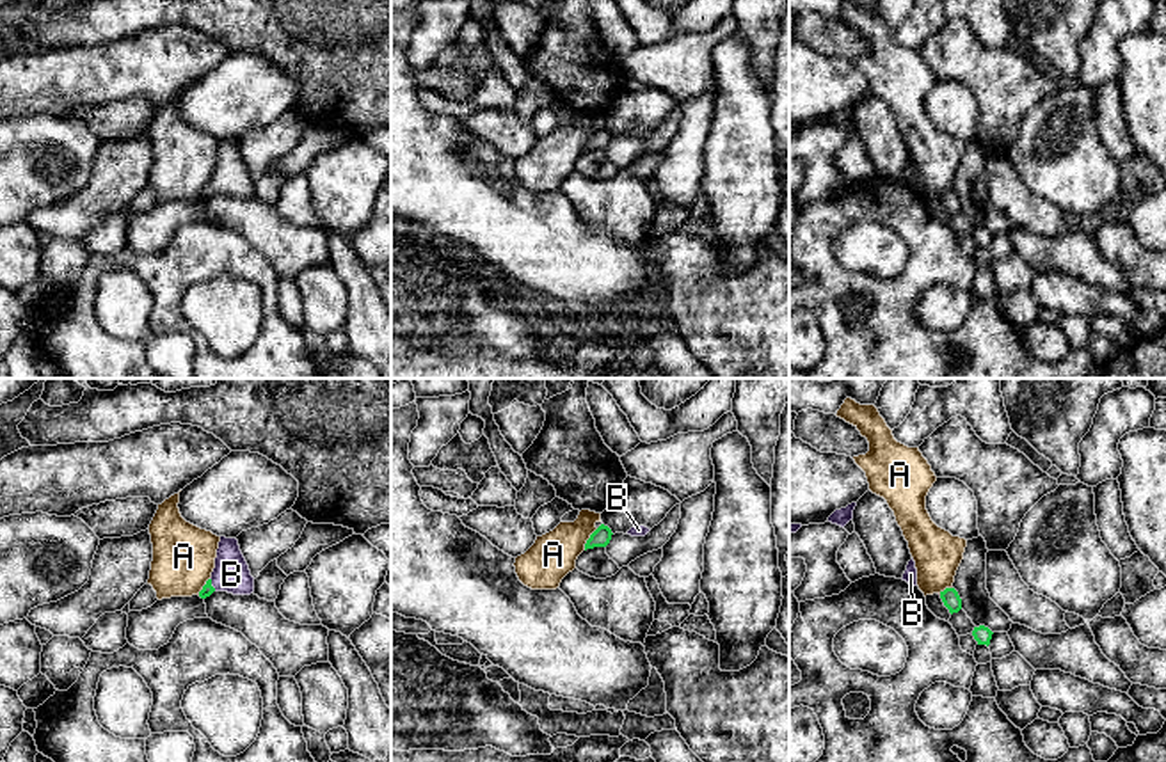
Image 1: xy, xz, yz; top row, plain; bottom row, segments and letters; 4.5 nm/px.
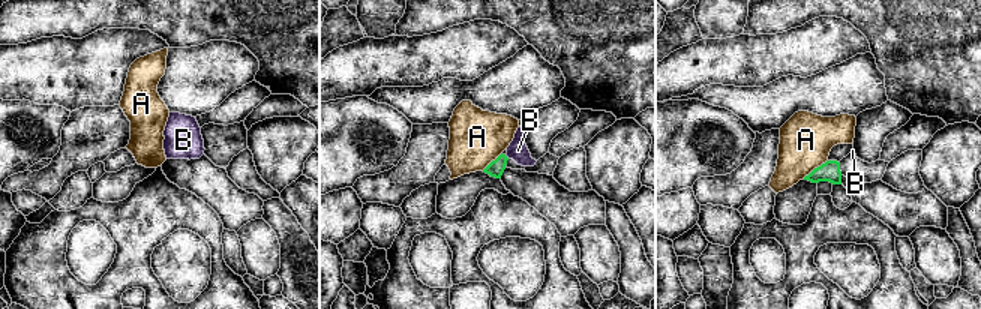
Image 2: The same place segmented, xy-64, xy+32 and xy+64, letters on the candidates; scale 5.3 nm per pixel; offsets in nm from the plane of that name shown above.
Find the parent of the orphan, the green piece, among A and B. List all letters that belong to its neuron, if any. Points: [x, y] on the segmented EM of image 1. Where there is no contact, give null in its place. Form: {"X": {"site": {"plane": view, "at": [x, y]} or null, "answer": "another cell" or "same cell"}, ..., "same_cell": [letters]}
{"A": {"site": {"plane": "xz", "at": [589, 539]}, "answer": "another cell"}, "B": {"site": {"plane": "xy", "at": [210, 585]}, "answer": "same cell"}, "same_cell": ["B"]}

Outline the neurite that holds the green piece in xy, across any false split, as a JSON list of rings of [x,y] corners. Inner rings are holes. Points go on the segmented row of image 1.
[[[220,536],[215,568],[199,591],[199,597],[206,599],[213,591],[228,591],[233,595],[251,595],[254,591],[254,577],[236,538]]]

